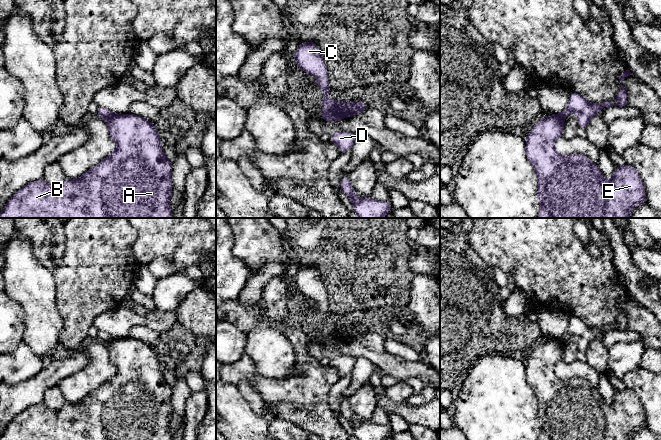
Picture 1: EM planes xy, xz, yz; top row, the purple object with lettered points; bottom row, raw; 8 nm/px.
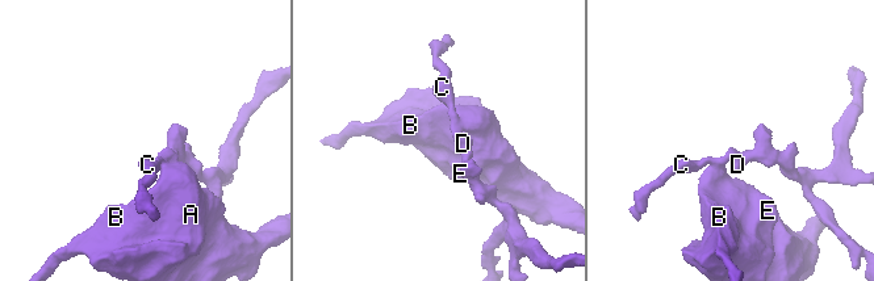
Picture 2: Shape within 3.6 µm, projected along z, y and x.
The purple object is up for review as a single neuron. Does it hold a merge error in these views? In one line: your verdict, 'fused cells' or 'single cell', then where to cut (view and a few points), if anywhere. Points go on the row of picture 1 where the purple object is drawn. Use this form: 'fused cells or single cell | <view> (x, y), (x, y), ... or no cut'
fused cells | xz (333, 101), (333, 107), (341, 117)

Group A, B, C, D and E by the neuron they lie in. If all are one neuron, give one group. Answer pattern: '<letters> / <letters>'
A B E / C D

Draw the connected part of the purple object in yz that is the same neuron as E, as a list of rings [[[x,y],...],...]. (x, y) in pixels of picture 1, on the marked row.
[[[549,114],[532,127],[525,139],[526,156],[538,176],[538,200],[541,206],[538,218],[630,218],[630,210],[646,202],[645,187],[636,169],[625,164],[615,167],[612,180],[605,178],[597,163],[592,163],[587,156],[576,153],[563,156],[556,152],[555,142],[563,132],[563,119]]]

